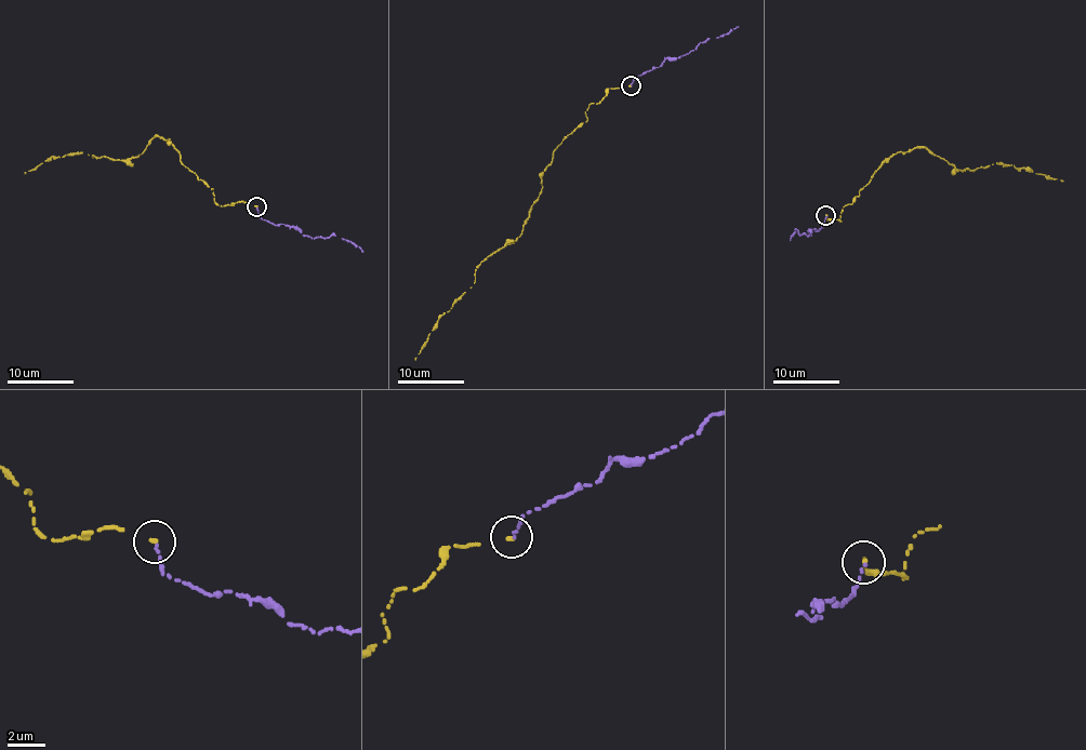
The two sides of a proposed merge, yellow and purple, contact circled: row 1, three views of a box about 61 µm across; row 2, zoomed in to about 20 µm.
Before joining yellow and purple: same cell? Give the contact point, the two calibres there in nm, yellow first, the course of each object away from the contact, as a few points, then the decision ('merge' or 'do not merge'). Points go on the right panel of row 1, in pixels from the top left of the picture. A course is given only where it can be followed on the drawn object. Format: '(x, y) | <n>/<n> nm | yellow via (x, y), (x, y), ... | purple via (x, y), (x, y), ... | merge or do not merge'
(825, 215) | 190/150 nm | yellow via (826, 216), (841, 222), (843, 208), (878, 165), (914, 148), (926, 147), (956, 170), (1010, 165), (1062, 181) | purple via (826, 215), (818, 230), (809, 229), (809, 236), (799, 235), (795, 230), (790, 240) | merge

